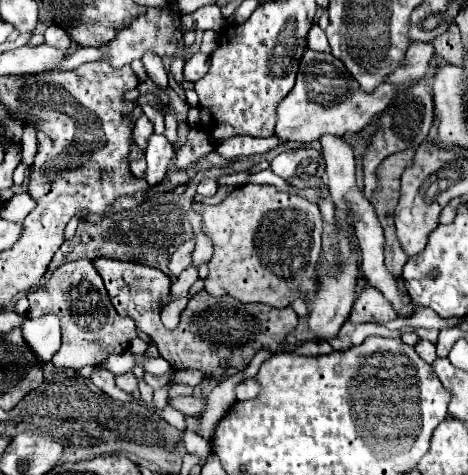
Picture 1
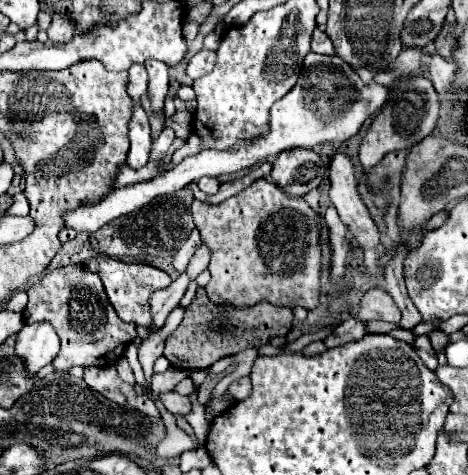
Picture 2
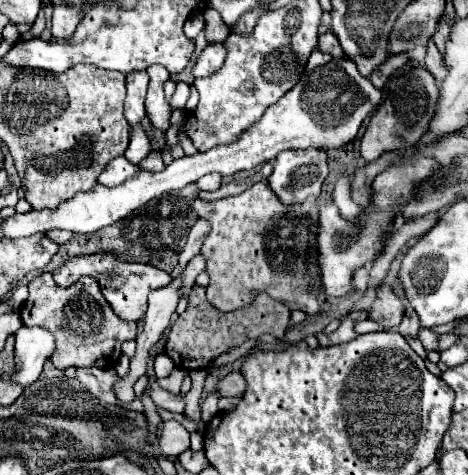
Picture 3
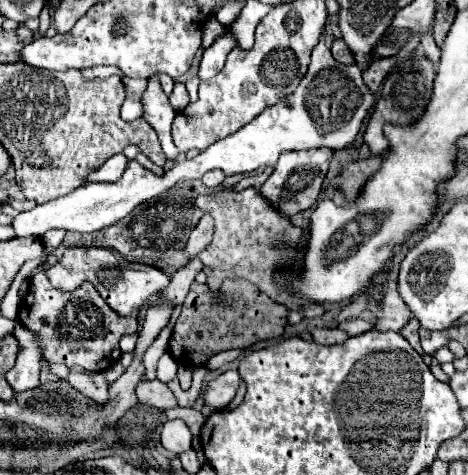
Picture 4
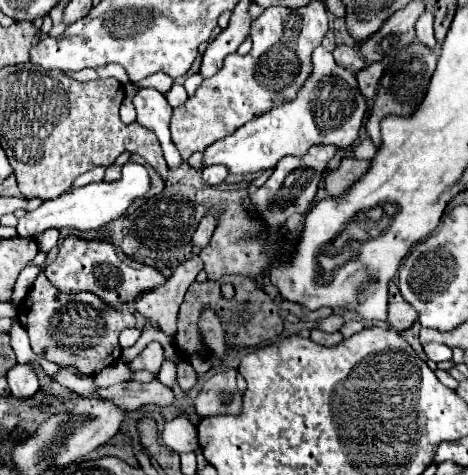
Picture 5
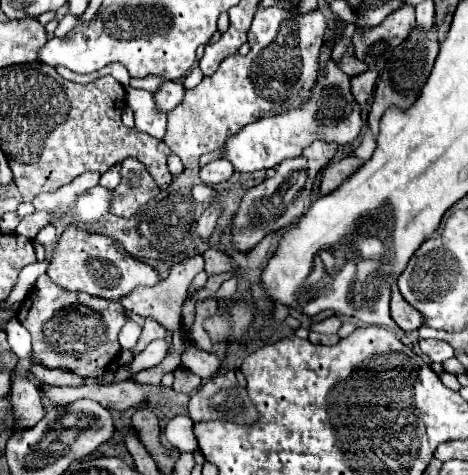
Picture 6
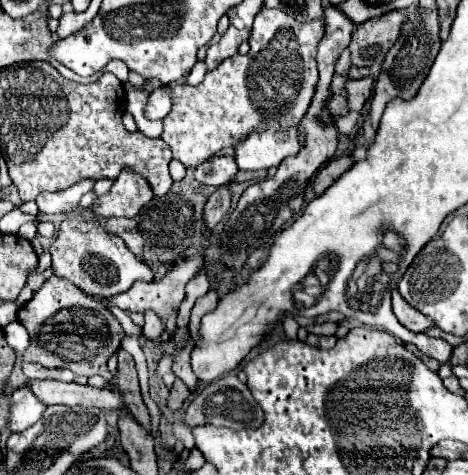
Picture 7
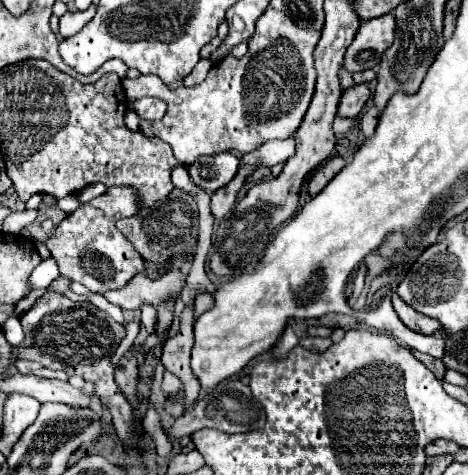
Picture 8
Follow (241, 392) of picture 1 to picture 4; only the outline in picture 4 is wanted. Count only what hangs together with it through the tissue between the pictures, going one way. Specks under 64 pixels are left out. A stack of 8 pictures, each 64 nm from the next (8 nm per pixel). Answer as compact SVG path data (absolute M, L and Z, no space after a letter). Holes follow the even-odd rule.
M228 370L228 372L220 374L218 378L210 380L206 394L204 394L204 406L212 408L212 410L228 408L230 400L236 396L238 384L240 384L238 370Z

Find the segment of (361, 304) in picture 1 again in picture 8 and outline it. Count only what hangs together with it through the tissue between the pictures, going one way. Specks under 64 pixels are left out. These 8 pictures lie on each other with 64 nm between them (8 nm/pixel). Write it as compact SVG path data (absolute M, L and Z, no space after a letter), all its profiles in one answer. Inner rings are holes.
M392 296L392 304L394 304L394 310L396 314L400 316L400 320L414 332L420 332L420 334L436 334L442 330L442 324L430 316L424 316L420 312L416 312L414 308L410 308L406 302L400 300L400 296Z

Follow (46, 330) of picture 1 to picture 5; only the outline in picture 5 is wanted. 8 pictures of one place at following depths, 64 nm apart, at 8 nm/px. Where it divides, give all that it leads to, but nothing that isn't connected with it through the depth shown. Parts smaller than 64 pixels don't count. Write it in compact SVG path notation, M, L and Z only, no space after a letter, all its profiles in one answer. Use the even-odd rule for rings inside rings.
M16 364L8 372L8 384L10 384L10 396L18 400L28 400L36 396L36 392L40 390L38 378L30 368L30 364Z

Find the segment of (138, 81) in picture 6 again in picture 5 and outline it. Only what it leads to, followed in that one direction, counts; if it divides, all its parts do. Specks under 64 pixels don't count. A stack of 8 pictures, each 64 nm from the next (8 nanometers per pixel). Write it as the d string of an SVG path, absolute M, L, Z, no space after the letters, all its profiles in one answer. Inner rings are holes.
M158 72L137 82L136 84L140 88L153 87L157 89L159 92L161 92L162 94L165 94L166 92L168 92L168 90L170 90L173 83L174 80L170 78L170 76L162 72Z

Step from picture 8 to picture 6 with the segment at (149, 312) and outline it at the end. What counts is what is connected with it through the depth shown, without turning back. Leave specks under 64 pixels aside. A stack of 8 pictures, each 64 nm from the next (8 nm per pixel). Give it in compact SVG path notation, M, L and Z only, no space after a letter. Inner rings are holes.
M148 318L146 320L146 324L144 324L144 330L142 330L140 335L140 340L138 340L137 345L132 350L132 354L135 356L139 354L152 340L163 339L166 336L166 332L164 332L164 328L160 328L160 324L156 322L156 320L152 320L152 318Z

